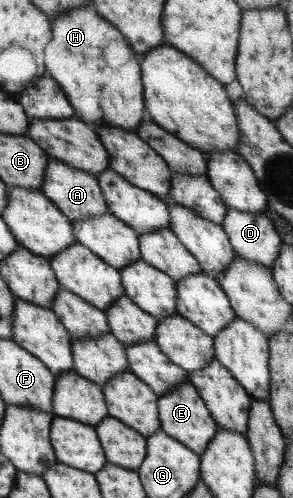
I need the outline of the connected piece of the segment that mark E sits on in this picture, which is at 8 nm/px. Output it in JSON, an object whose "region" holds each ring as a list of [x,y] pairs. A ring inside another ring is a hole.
{"region":[[[189,382],[181,383],[174,389],[169,389],[162,397],[157,399],[158,419],[160,430],[168,437],[178,440],[186,449],[200,456],[218,430],[216,422],[210,417],[202,398],[196,388]]]}

